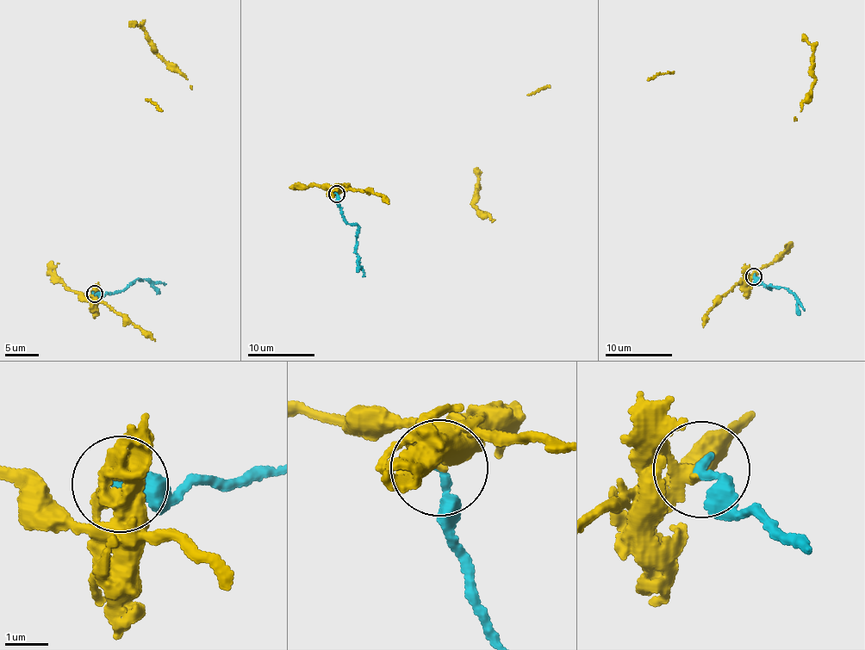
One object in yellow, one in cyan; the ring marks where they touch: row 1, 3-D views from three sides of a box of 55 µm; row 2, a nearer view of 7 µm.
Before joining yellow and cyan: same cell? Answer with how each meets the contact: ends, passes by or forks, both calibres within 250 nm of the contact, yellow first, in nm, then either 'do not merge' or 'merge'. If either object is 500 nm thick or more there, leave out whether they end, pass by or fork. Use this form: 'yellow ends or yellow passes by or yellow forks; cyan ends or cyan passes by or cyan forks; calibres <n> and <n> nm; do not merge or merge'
yellow passes by; cyan ends; calibres 170 and 280 nm; do not merge

